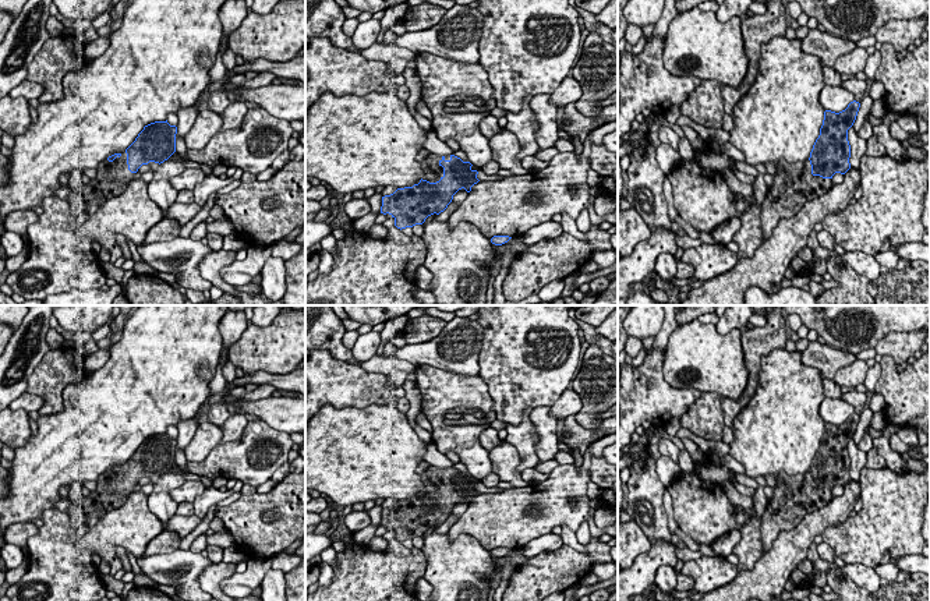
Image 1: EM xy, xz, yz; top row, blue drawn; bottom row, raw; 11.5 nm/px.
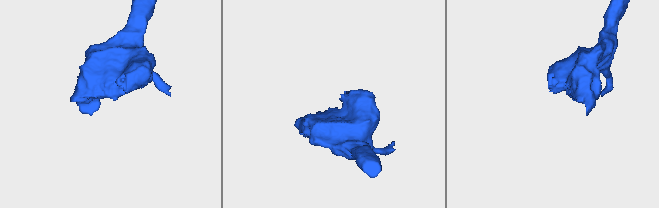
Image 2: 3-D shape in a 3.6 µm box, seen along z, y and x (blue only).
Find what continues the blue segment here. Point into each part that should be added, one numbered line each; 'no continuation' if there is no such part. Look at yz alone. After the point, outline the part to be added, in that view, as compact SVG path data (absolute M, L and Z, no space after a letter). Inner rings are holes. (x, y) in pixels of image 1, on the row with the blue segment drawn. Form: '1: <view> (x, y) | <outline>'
1: yz (794, 186) | M784 159L775 163L779 170L774 174L770 197L765 197L760 220L764 241L772 234L781 219L795 216L802 206L828 192L832 187L831 178L811 174L810 160L788 163Z

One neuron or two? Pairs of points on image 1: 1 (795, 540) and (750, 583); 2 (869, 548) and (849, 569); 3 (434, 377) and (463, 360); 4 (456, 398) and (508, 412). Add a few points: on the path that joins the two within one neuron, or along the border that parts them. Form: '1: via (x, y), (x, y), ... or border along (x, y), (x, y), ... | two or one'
1: via (785, 551), (761, 575) | one
2: border along (847, 562), (860, 562), (874, 569) | two
3: border along (417, 366), (431, 364), (452, 373), (476, 375) | two
4: border along (480, 377), (487, 385), (497, 417) | two

